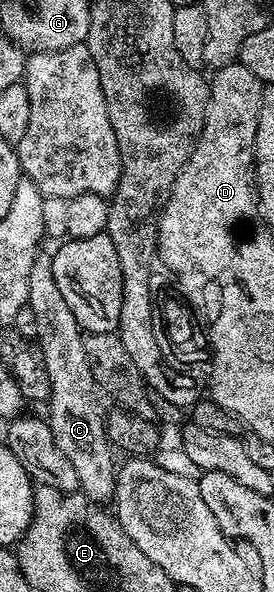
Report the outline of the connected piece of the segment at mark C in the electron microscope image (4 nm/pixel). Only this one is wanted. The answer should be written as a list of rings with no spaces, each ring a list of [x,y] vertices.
[[[38,256],[37,262],[31,267],[27,308],[35,311],[35,324],[39,326],[35,343],[41,348],[49,375],[47,420],[55,439],[55,447],[59,447],[59,451],[67,455],[71,467],[75,467],[80,492],[98,503],[112,502],[117,491],[118,466],[113,465],[115,449],[108,437],[107,417],[105,413],[101,414],[101,405],[97,402],[99,390],[93,380],[91,363],[87,359],[81,324],[75,315],[71,315],[71,307],[67,307],[67,299],[63,299],[59,283],[55,283],[48,256]]]

